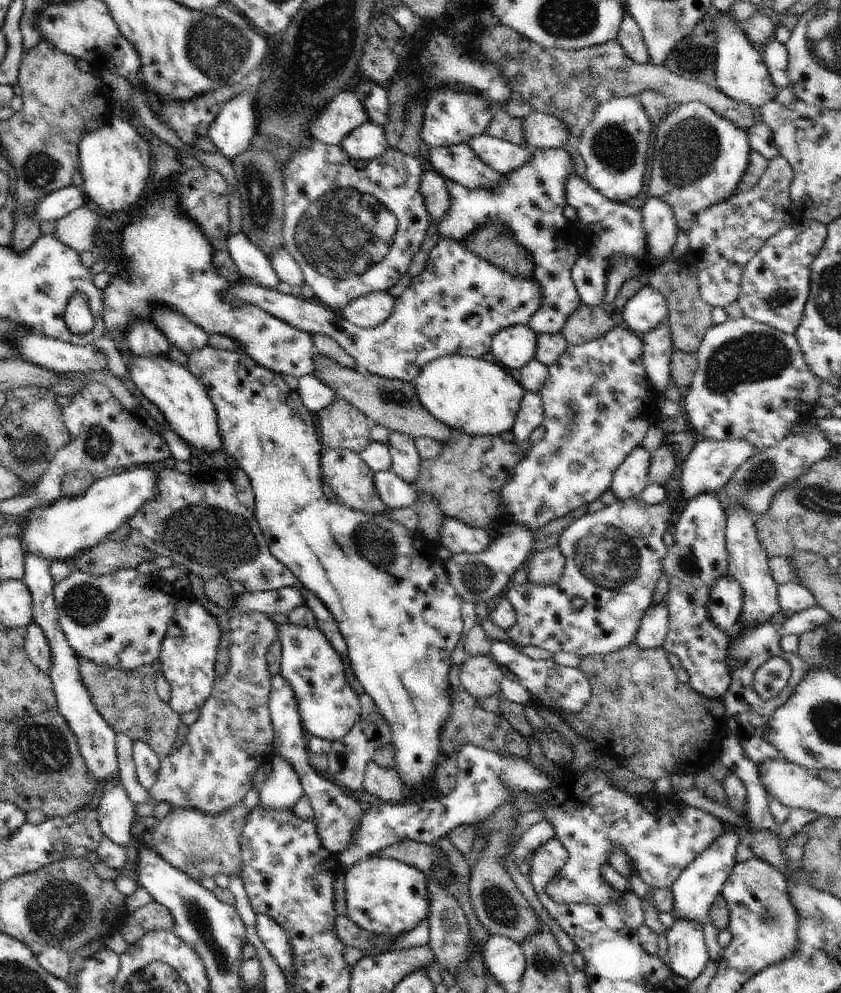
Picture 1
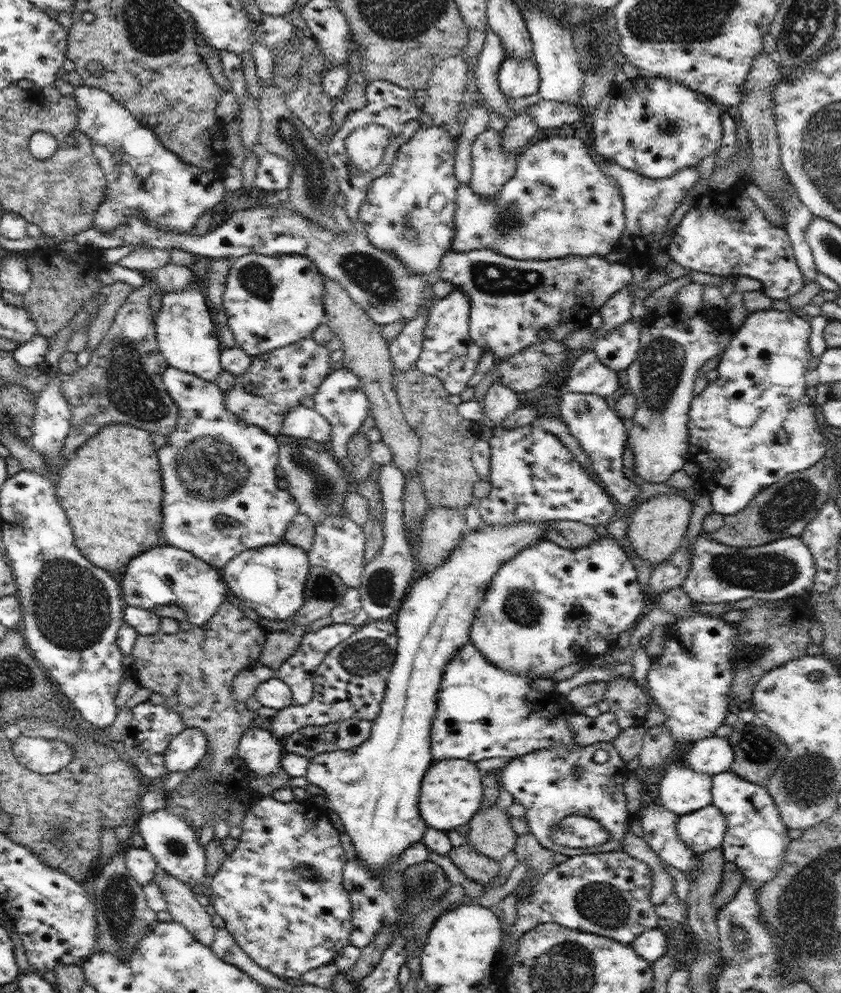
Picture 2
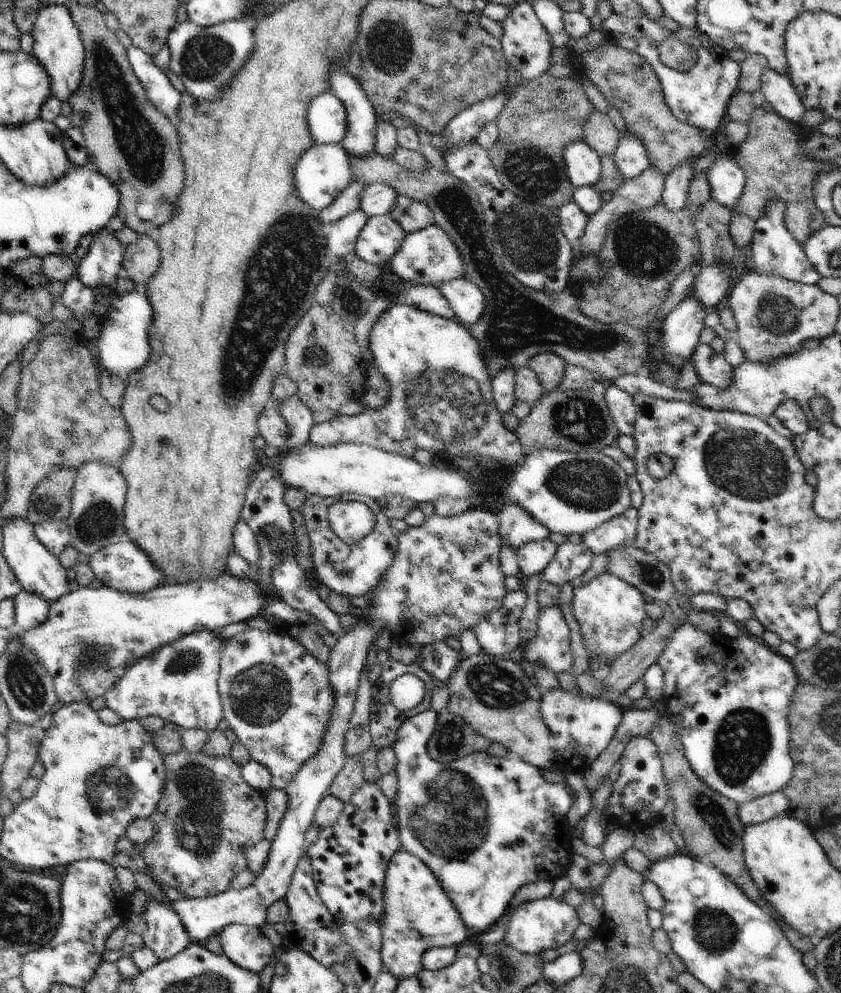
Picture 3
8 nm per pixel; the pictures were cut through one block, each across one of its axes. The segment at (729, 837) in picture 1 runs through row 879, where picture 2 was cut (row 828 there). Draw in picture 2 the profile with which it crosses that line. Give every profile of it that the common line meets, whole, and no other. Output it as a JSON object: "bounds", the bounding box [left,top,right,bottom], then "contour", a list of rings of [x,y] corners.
{"bounds":[676,804,726,854],"contour":[[[710,804],[694,813],[680,815],[676,824],[680,839],[697,854],[718,849],[726,835],[726,818]]]}

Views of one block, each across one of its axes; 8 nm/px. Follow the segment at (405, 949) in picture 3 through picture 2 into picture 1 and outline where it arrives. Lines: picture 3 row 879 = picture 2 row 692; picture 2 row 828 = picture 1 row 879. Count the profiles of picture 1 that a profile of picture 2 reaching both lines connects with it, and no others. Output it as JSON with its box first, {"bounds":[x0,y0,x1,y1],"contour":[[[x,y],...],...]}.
{"bounds":[344,856,429,935],"contour":[[[372,856],[344,872],[346,914],[351,921],[376,935],[401,935],[429,916],[427,875],[396,859]]]}

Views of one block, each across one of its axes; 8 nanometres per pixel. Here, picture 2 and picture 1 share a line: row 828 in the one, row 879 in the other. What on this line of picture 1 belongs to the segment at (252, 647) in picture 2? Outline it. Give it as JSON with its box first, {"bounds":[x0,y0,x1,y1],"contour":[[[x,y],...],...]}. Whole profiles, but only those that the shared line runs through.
{"bounds":[147,803,249,882],"contour":[[[243,803],[214,817],[192,808],[176,808],[147,833],[148,844],[160,857],[198,882],[204,877],[213,877],[216,873],[240,875],[242,857],[239,838],[249,812]]]}

